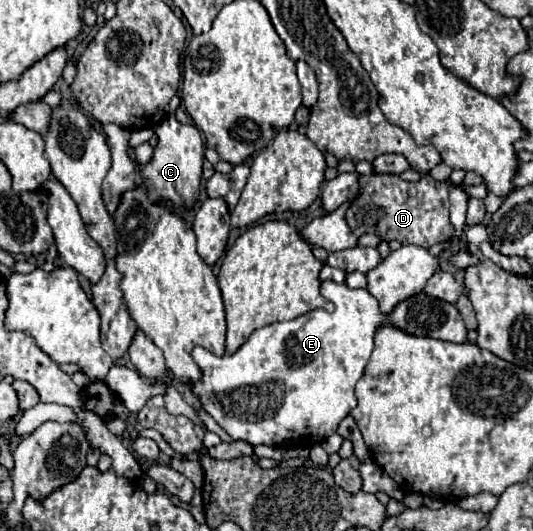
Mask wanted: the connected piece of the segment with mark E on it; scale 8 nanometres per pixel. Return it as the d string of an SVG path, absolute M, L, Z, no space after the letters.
M333 280L321 282L321 294L329 300L335 310L327 312L325 308L311 310L289 322L275 322L265 328L259 328L251 338L235 352L215 356L203 346L195 346L191 352L193 362L201 370L201 378L191 382L191 390L201 402L201 408L233 438L245 440L253 446L269 444L317 444L329 438L339 422L357 406L355 384L365 374L367 362L373 352L373 338L377 326L383 322L377 300L367 290L353 290L347 284L337 284Z

